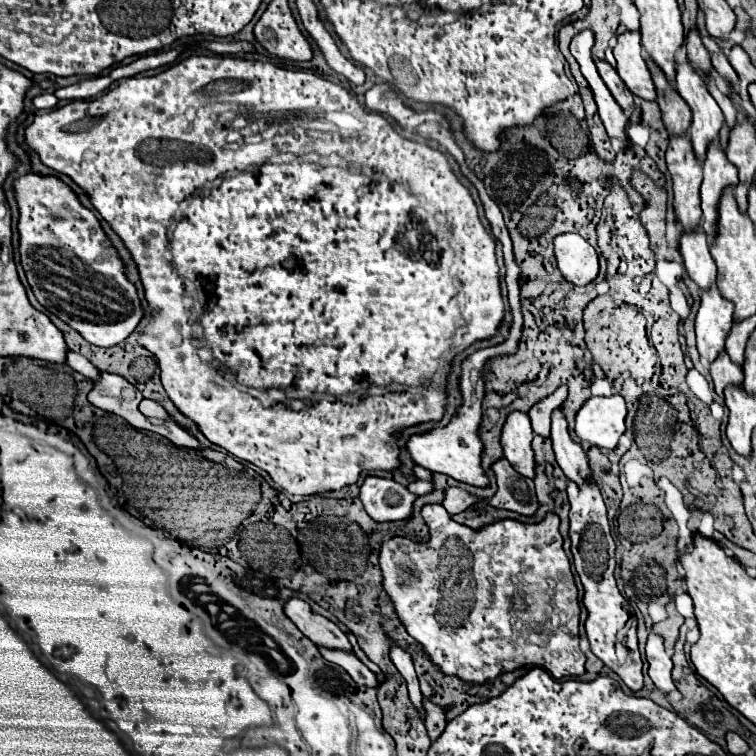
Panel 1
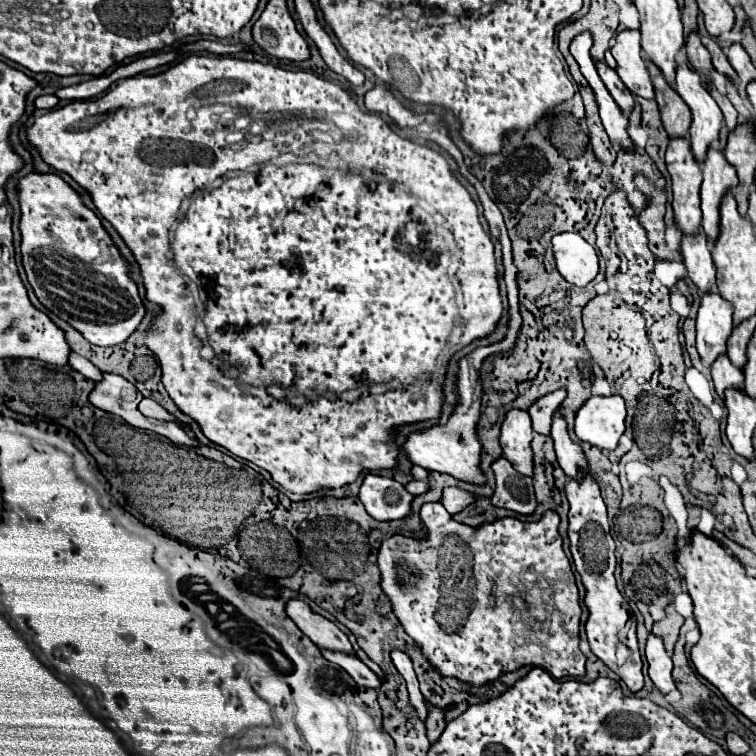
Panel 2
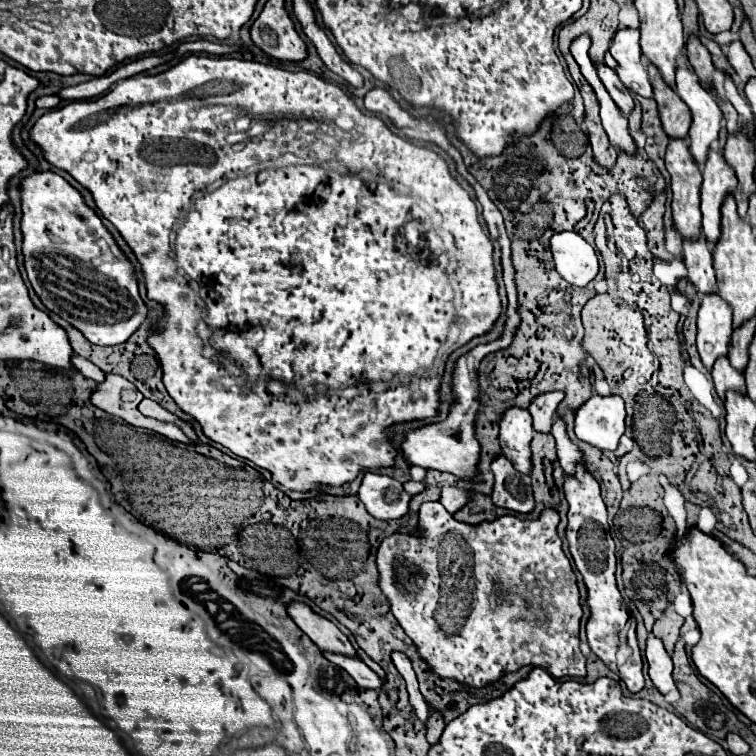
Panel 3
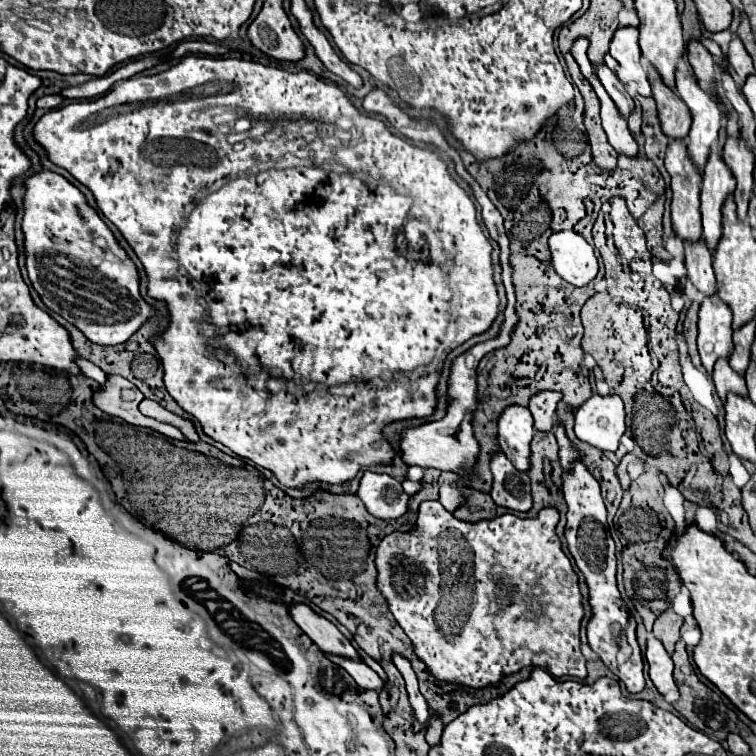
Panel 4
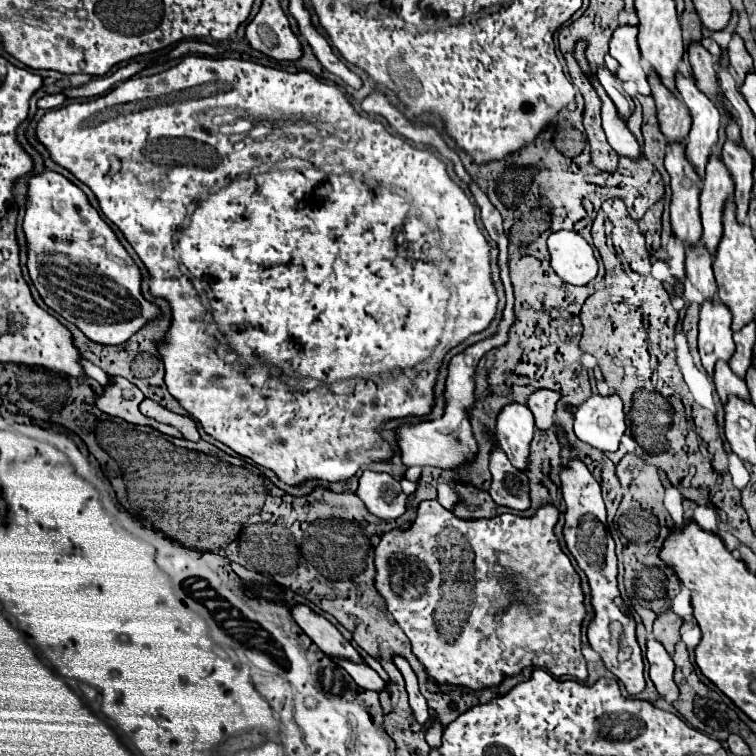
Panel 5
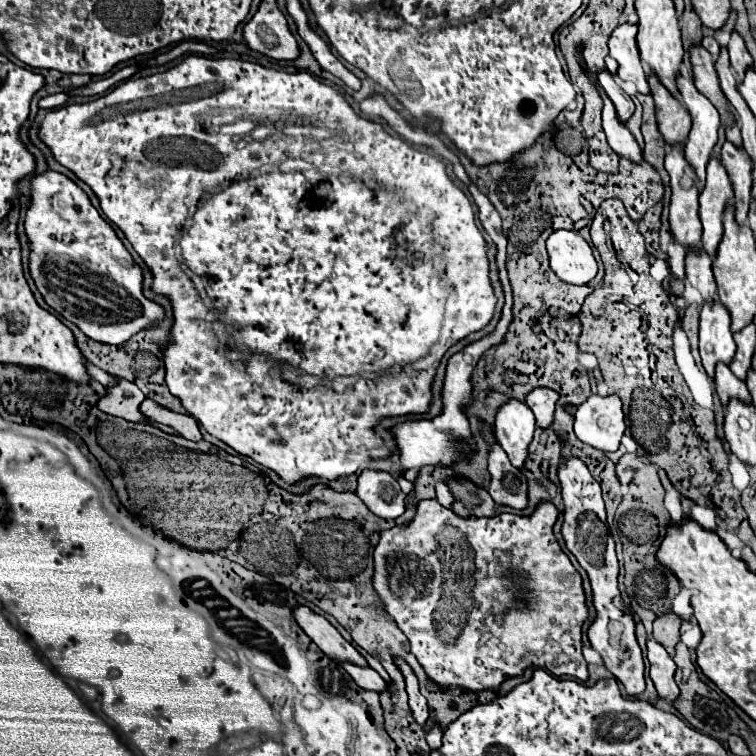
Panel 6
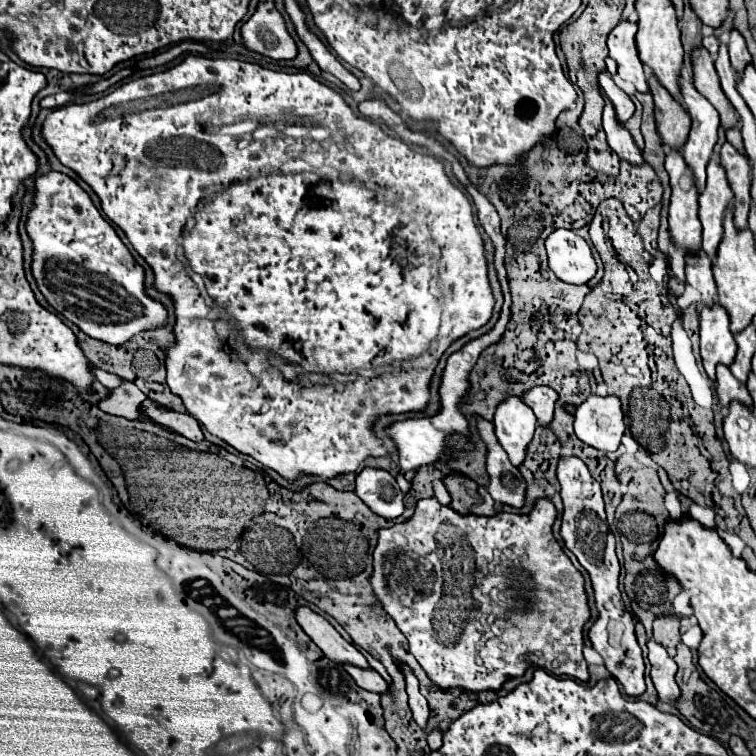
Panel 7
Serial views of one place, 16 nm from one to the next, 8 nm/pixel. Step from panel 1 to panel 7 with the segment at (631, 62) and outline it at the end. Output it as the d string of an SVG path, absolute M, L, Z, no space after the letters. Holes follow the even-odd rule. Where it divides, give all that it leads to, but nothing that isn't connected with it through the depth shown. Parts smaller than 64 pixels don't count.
M622 20L608 34L608 50L610 58L618 64L618 76L622 80L632 82L640 92L648 92L644 68L634 44L634 34L636 34L636 24Z

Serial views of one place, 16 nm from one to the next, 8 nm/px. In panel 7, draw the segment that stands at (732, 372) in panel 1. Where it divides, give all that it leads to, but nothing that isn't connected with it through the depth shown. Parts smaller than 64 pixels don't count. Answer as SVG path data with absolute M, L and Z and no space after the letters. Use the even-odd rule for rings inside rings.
M726 366L716 368L716 394L724 408L728 408L732 400L736 400L744 406L752 406L752 398L748 396L746 386L740 384Z

